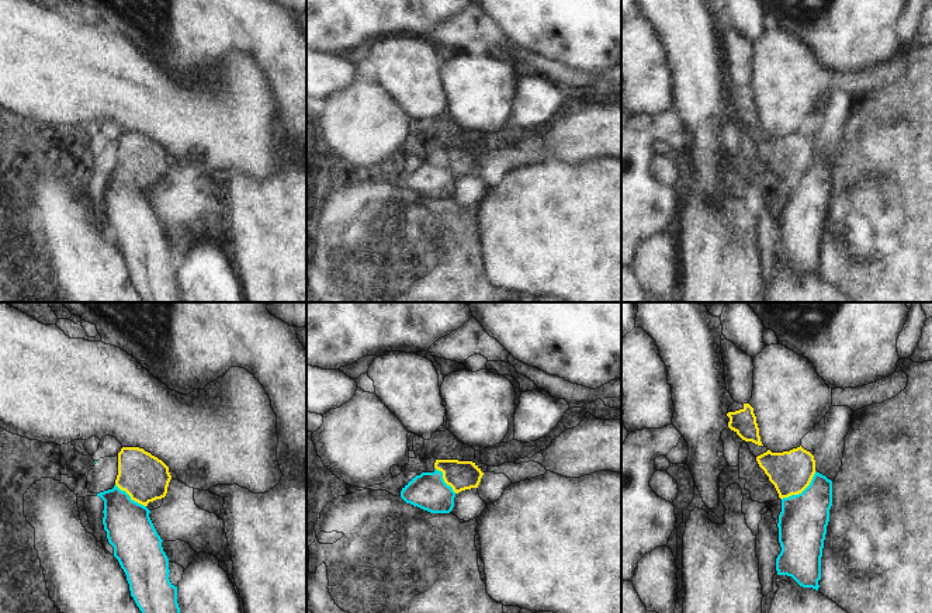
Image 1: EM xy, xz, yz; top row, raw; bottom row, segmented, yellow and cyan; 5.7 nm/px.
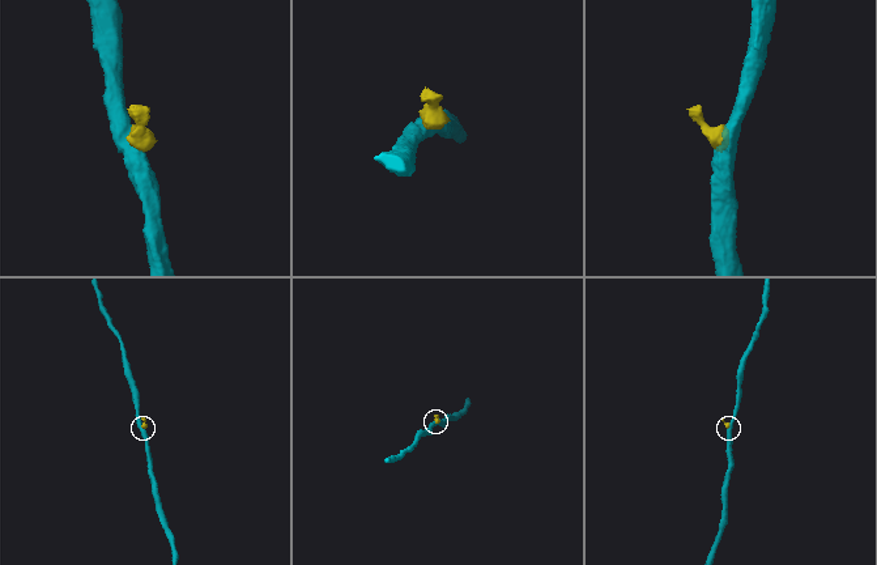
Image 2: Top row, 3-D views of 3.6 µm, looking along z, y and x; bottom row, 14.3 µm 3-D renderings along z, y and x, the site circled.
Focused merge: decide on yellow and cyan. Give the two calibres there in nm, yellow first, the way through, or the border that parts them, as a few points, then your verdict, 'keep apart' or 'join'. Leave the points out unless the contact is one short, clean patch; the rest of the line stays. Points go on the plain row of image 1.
240/280 nm | along yz (816, 156), (811, 166), (800, 177), (782, 184) | keep apart

